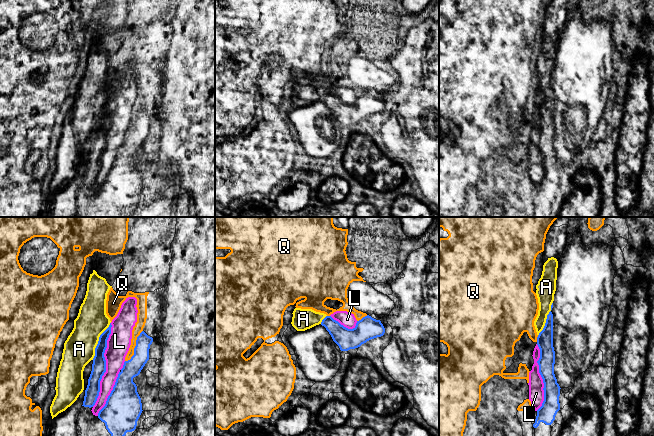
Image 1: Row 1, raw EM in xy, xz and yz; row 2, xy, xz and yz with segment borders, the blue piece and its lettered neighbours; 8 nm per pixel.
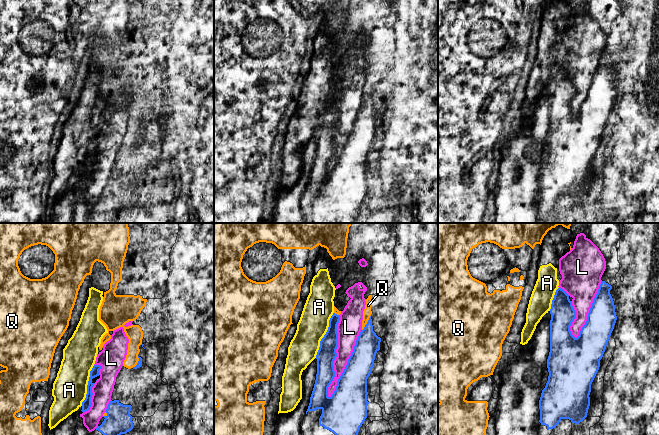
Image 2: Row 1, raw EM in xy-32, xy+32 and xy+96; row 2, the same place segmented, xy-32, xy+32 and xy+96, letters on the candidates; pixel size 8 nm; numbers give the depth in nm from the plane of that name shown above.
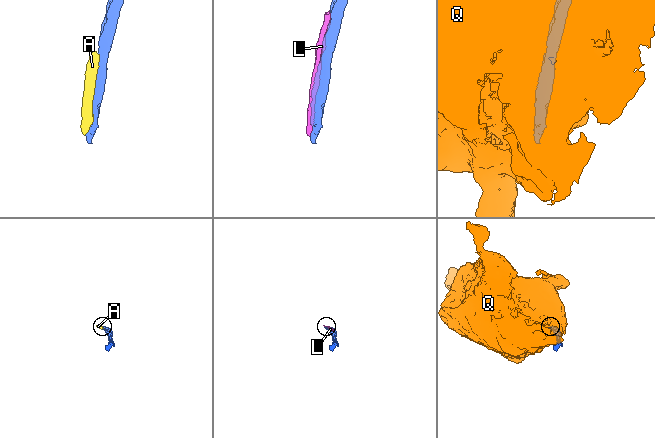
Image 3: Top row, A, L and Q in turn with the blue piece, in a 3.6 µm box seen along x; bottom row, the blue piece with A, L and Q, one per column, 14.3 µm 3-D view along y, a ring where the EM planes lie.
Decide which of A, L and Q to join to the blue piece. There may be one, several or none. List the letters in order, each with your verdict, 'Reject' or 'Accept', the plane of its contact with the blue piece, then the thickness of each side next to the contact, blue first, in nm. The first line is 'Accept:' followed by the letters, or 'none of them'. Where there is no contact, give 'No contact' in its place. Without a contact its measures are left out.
Accept: none of them
A: Reject. Touches blue in xy. Thickness 110 nm (blue) against 260 nm
L: Reject. Touches blue in xy. Thickness 110 nm (blue) against 190 nm
Q: Reject. Touches blue in xy. Thickness 140 nm (blue) against 80 nm

